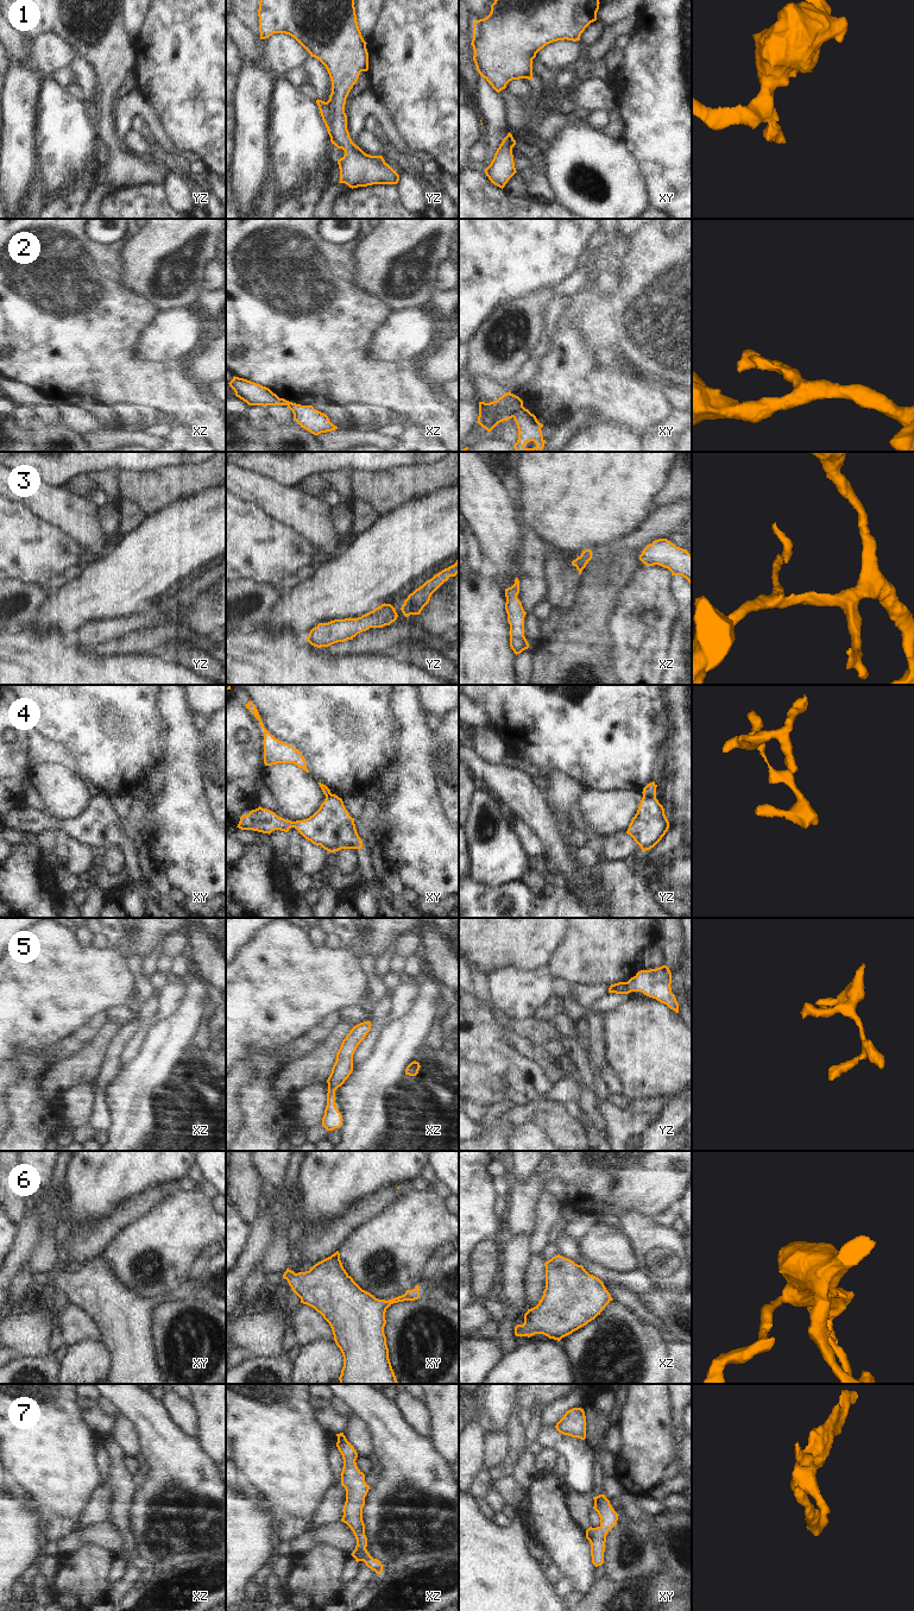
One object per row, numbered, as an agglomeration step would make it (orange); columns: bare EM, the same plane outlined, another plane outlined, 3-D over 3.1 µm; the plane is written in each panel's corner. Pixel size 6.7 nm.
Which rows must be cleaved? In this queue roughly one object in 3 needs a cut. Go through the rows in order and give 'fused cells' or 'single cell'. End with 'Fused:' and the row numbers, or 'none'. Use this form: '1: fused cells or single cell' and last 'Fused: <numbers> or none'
1: single cell
2: fused cells
3: single cell
4: fused cells
5: single cell
6: single cell
7: single cell
Fused: 2, 4

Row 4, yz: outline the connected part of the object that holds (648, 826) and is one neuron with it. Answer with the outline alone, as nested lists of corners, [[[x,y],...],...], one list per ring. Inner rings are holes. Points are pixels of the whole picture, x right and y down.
[[[643,797],[626,831],[642,851],[654,848],[669,829],[663,806],[656,798]]]

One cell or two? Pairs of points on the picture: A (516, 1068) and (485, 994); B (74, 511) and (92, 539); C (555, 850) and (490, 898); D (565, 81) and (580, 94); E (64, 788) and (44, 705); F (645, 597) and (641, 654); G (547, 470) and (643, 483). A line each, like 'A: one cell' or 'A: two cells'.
A: two cells
B: one cell
C: two cells
D: two cells
E: two cells
F: one cell
G: one cell

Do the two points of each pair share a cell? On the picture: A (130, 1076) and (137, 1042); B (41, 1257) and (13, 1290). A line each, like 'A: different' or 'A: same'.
A: different
B: different

